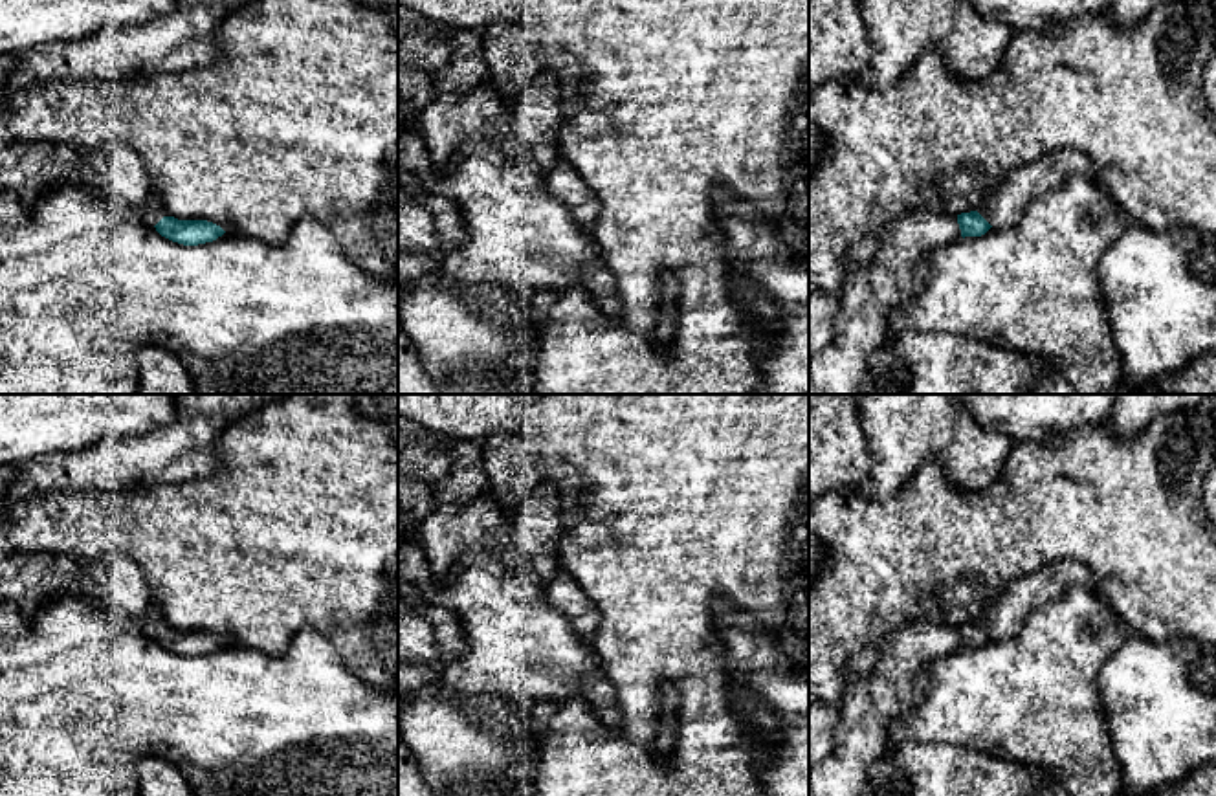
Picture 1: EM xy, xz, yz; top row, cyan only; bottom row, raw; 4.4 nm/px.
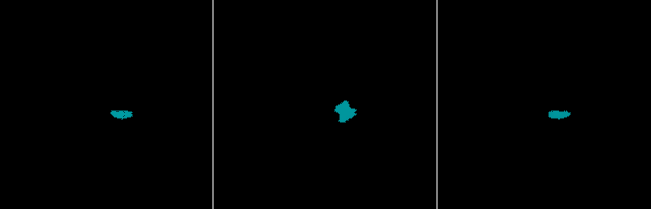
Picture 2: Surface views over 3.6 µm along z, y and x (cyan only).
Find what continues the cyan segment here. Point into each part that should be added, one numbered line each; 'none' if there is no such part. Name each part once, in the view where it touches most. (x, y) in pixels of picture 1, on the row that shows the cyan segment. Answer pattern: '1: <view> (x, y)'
1: yz (1005, 206)

